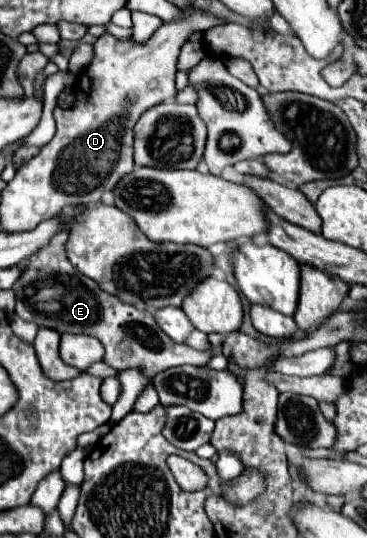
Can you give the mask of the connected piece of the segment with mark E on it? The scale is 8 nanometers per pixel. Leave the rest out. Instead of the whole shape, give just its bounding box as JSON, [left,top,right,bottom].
[16,230,210,378]

